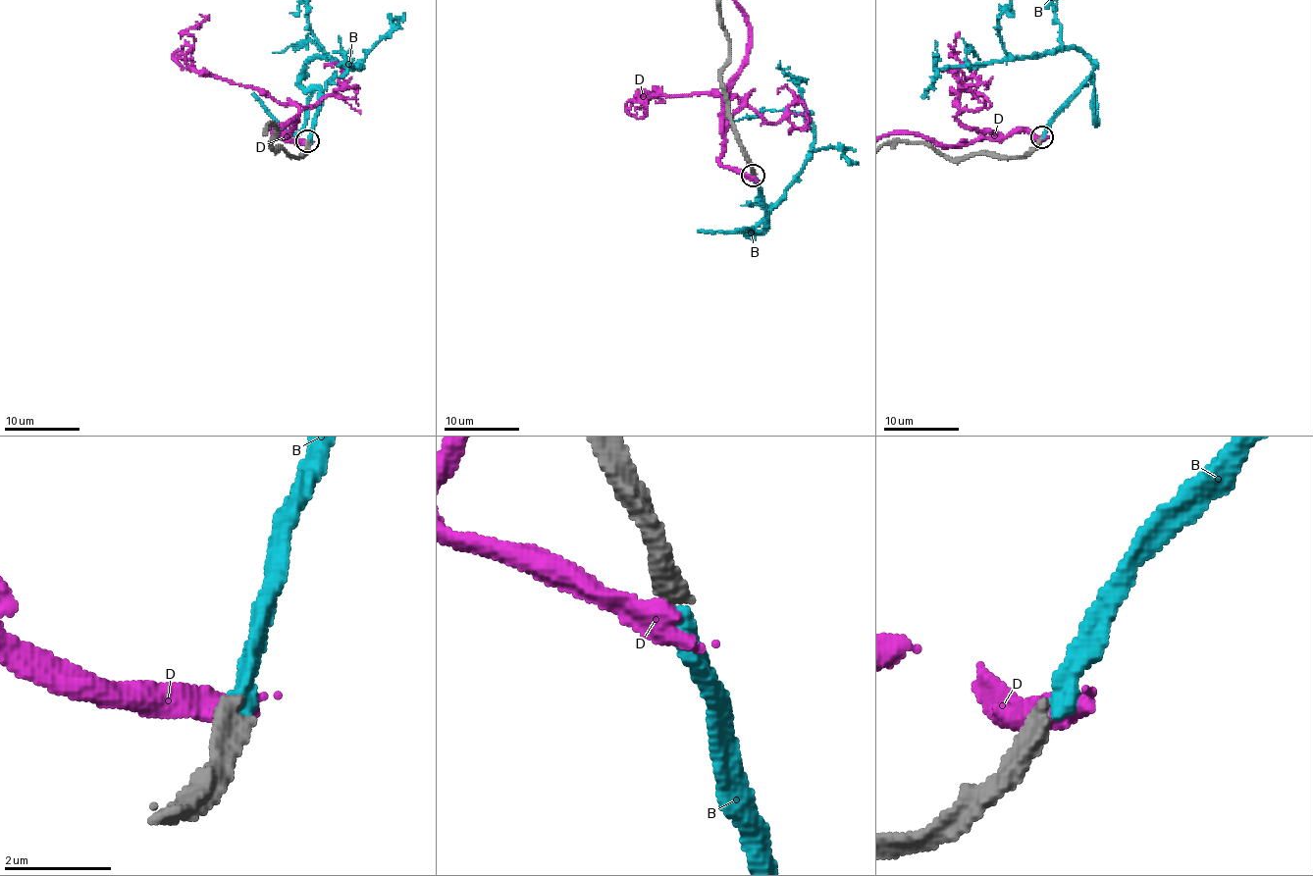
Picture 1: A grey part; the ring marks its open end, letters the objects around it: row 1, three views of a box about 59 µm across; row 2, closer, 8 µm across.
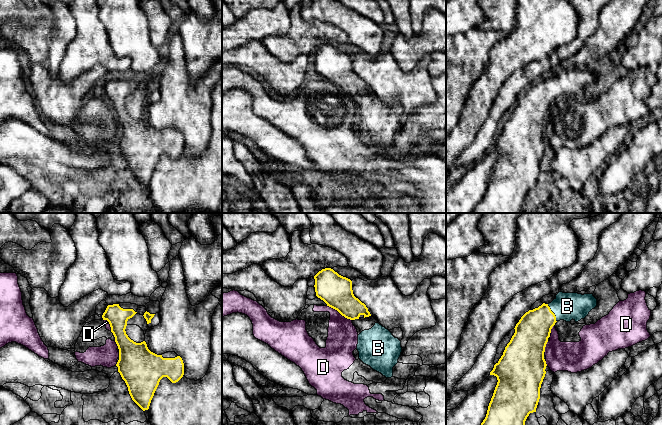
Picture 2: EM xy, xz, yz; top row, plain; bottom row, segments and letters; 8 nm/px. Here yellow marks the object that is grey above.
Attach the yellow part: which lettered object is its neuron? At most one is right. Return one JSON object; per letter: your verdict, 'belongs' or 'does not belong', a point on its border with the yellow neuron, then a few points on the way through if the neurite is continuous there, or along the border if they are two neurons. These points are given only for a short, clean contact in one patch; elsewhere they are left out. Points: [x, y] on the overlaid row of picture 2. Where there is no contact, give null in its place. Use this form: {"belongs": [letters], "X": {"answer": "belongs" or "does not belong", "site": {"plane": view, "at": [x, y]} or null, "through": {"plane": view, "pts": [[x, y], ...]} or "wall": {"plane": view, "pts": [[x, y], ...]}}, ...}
{"belongs": ["B"], "B": {"answer": "belongs", "site": {"plane": "yz", "at": [553, 313]}, "through": {"plane": "yz", "pts": [[531, 335], [553, 313], [567, 306]]}}, "D": {"answer": "does not belong", "site": {"plane": "xz", "at": [339, 312]}, "wall": {"plane": "xz", "pts": [[327, 305], [351, 320]]}}}

